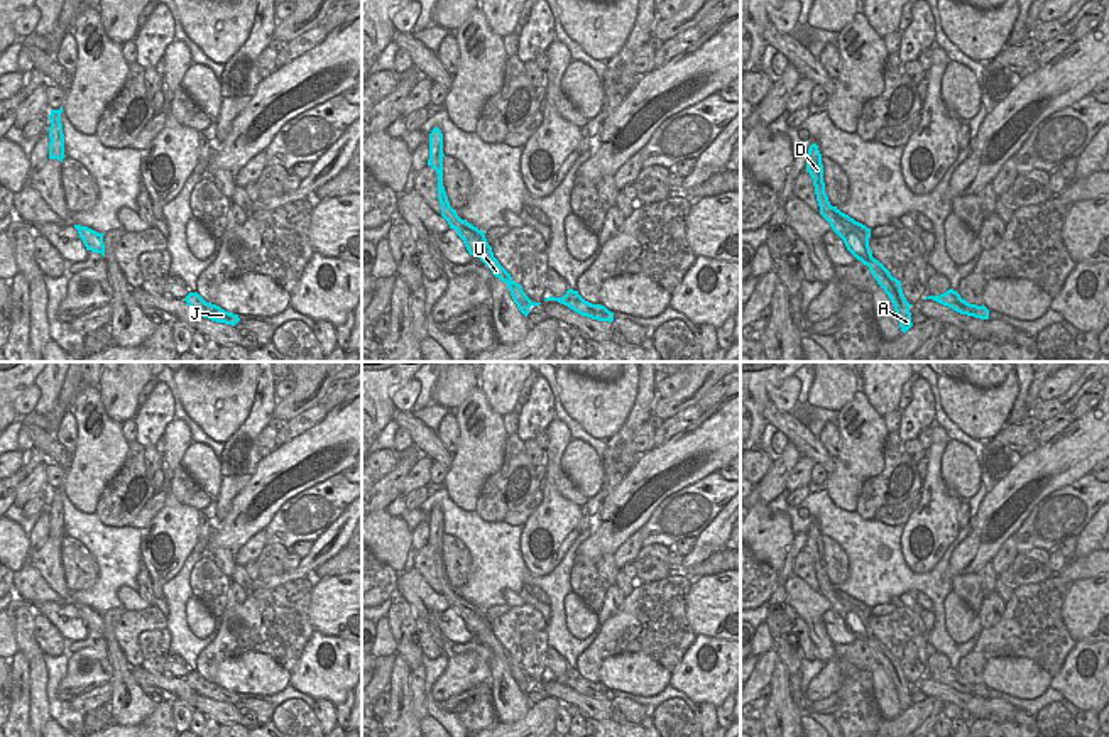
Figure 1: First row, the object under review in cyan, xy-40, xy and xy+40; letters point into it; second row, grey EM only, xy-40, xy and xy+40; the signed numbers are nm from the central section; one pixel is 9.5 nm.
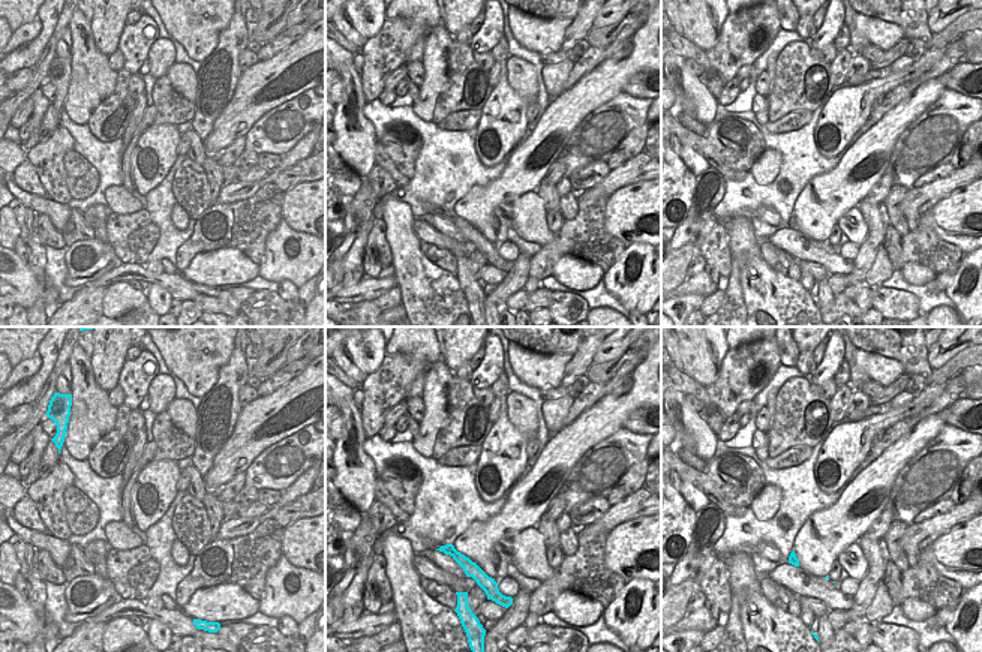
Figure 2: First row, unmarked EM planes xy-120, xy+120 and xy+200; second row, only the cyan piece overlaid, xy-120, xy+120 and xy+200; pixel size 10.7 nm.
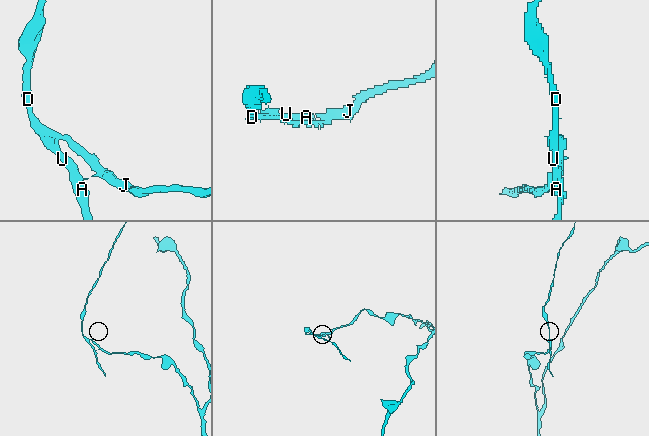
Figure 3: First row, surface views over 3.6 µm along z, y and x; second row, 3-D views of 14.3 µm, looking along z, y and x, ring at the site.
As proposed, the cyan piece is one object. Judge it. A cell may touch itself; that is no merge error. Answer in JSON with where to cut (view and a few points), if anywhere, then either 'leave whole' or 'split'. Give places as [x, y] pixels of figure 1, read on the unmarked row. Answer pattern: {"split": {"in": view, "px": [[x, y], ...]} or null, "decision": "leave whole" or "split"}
{"split": {"in": "xy+40", "px": [[832, 587], [842, 600], [849, 600], [869, 614]]}, "decision": "split"}

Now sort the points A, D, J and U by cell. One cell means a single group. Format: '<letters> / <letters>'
A D U / J

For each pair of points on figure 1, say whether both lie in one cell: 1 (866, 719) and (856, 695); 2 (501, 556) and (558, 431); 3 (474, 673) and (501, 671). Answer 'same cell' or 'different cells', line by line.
1: same cell
2: different cells
3: different cells

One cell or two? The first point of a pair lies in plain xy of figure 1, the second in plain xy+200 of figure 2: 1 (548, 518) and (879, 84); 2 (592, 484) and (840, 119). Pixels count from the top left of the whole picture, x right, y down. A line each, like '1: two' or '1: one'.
1: one
2: two

